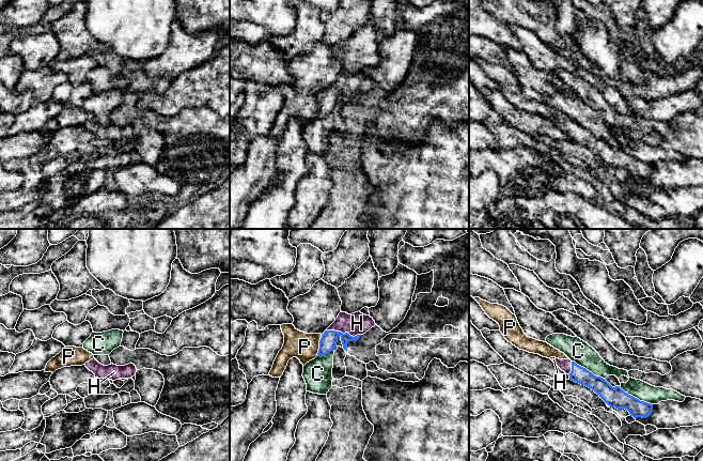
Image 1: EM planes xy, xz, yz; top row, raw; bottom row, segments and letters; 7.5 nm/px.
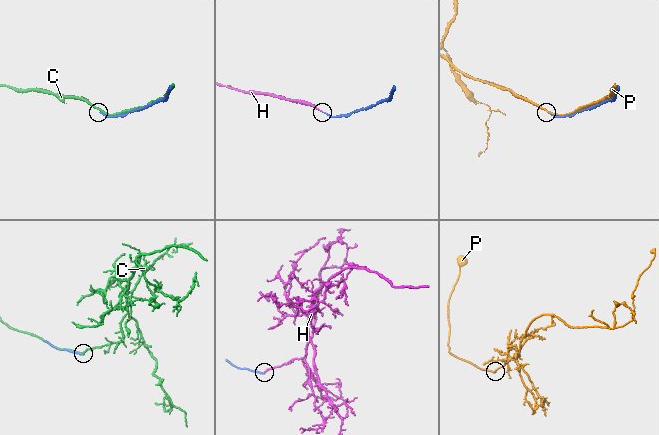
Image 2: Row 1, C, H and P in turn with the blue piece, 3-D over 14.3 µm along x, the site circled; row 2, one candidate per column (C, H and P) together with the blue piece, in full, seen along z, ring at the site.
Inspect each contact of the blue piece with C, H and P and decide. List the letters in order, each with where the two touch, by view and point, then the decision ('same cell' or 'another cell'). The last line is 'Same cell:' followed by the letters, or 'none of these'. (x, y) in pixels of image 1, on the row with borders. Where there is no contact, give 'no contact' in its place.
C: yz (636, 398) | another cell
H: xz (342, 333) | same cell
P: xz (319, 346) | another cell
Same cell: H

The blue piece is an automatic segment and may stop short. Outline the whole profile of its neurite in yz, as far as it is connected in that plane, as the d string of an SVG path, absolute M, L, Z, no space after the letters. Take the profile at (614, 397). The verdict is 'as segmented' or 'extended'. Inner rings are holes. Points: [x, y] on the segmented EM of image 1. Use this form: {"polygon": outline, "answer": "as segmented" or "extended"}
{"polygon": "M556 357L550 359L569 375L569 380L594 390L610 408L625 409L634 418L646 418L652 414L653 404L628 395L620 386L612 387L605 379L594 375L575 362Z", "answer": "extended"}

